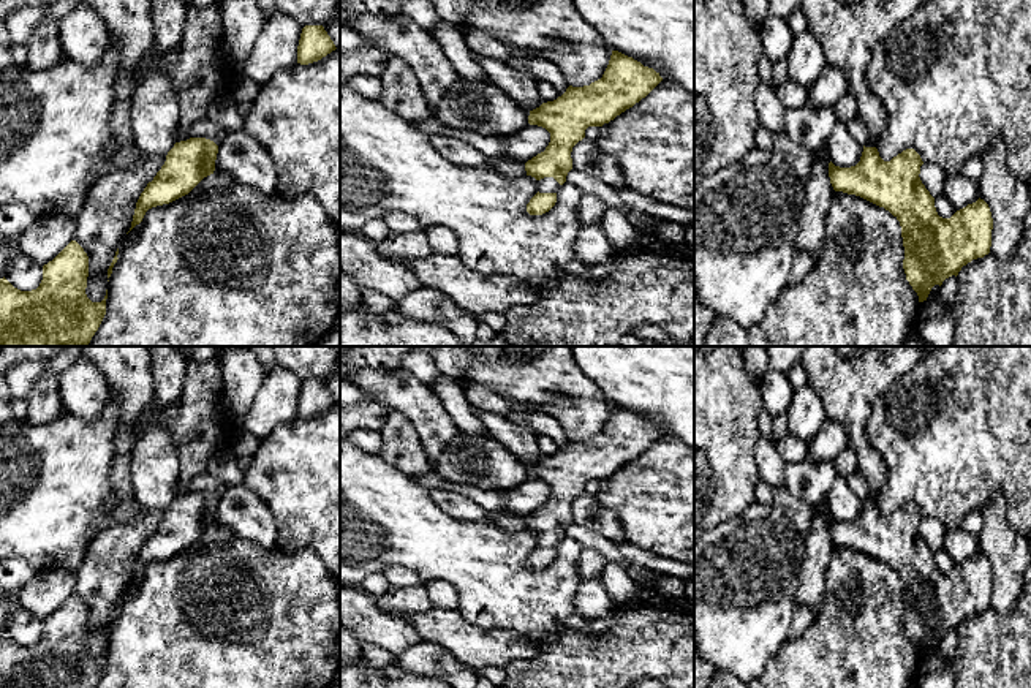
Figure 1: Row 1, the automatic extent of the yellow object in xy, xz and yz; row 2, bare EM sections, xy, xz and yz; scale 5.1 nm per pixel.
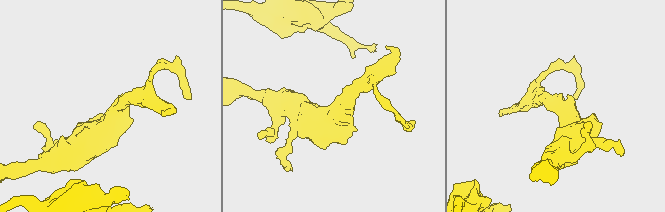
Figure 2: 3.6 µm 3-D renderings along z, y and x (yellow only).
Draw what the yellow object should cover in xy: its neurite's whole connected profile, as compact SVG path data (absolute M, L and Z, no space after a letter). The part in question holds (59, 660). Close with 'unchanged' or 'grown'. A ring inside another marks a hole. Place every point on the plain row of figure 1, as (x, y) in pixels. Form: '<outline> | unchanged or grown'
M71 595L52 615L43 620L36 644L21 645L0 633L0 688L95 688L106 669L106 650L92 656L87 648L89 611Z | unchanged

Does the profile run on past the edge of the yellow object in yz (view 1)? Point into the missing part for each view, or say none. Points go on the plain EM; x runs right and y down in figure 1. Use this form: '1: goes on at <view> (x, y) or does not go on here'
1: does not go on here

